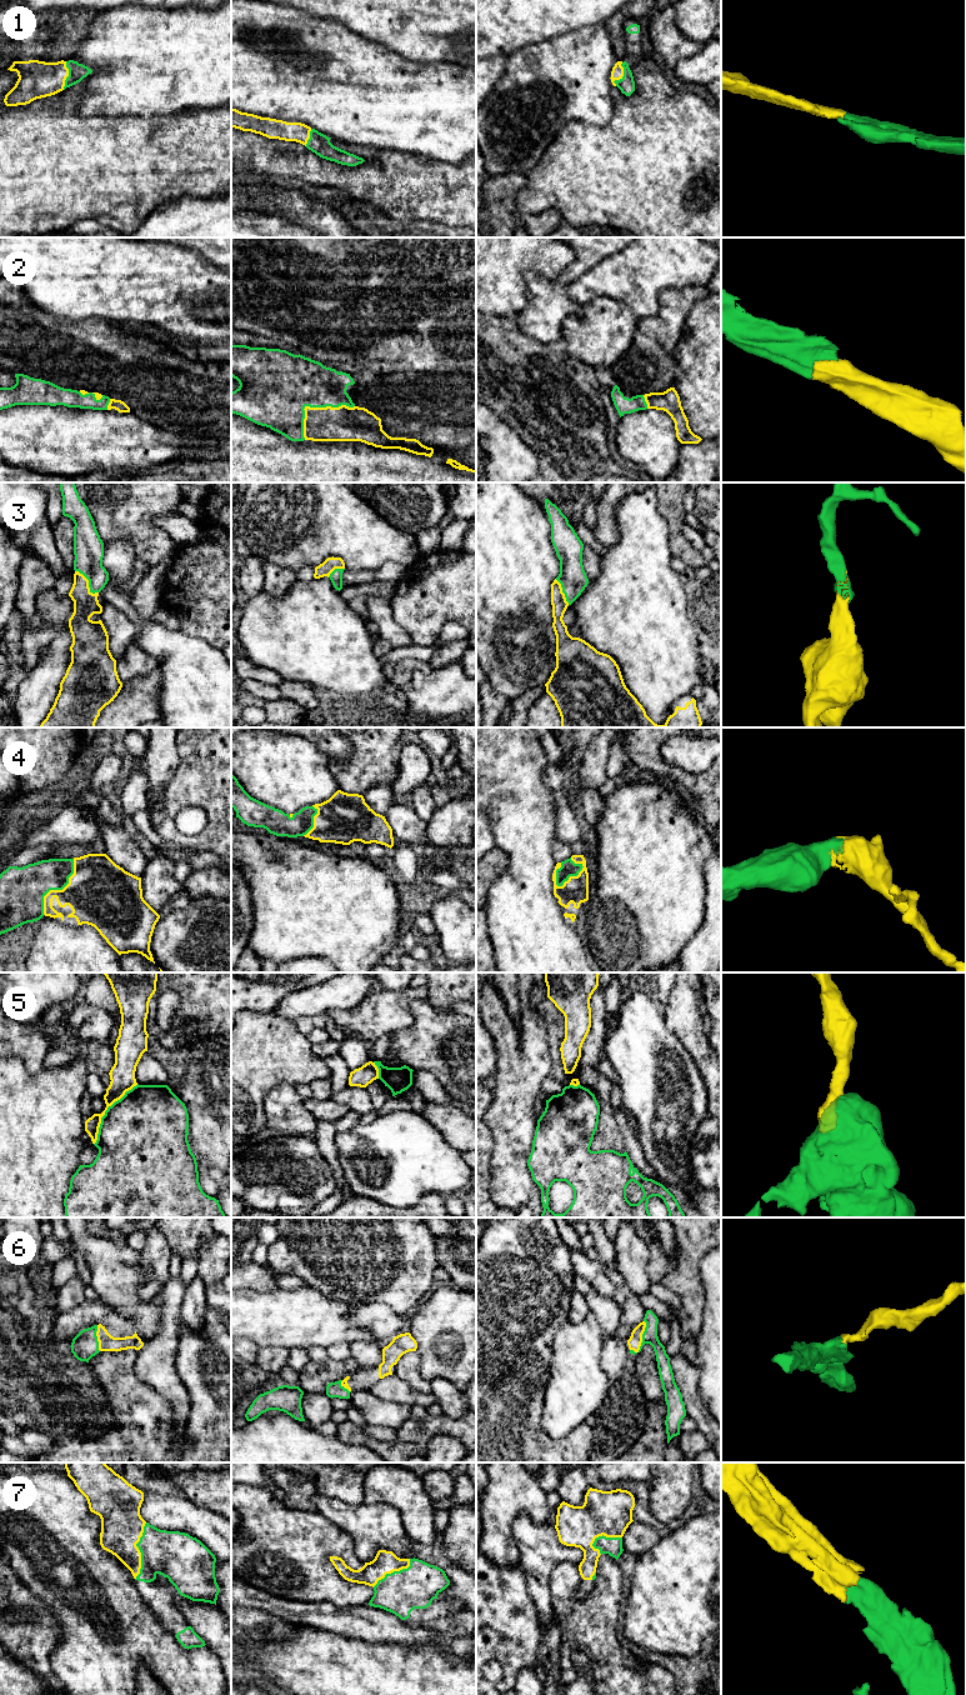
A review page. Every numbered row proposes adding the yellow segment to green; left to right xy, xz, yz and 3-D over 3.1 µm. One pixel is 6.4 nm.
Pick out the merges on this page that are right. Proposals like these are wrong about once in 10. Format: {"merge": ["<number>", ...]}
{"merge": ["1", "2", "3", "4", "6", "7"]}

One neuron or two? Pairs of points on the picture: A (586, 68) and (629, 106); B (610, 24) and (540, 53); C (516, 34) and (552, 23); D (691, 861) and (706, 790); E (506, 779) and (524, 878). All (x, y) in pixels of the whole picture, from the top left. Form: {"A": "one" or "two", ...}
{"A": "two", "B": "two", "C": "one", "D": "two", "E": "one"}

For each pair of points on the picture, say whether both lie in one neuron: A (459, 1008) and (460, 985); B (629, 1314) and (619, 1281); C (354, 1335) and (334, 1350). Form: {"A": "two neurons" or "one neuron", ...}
{"A": "two neurons", "B": "one neuron", "C": "two neurons"}

